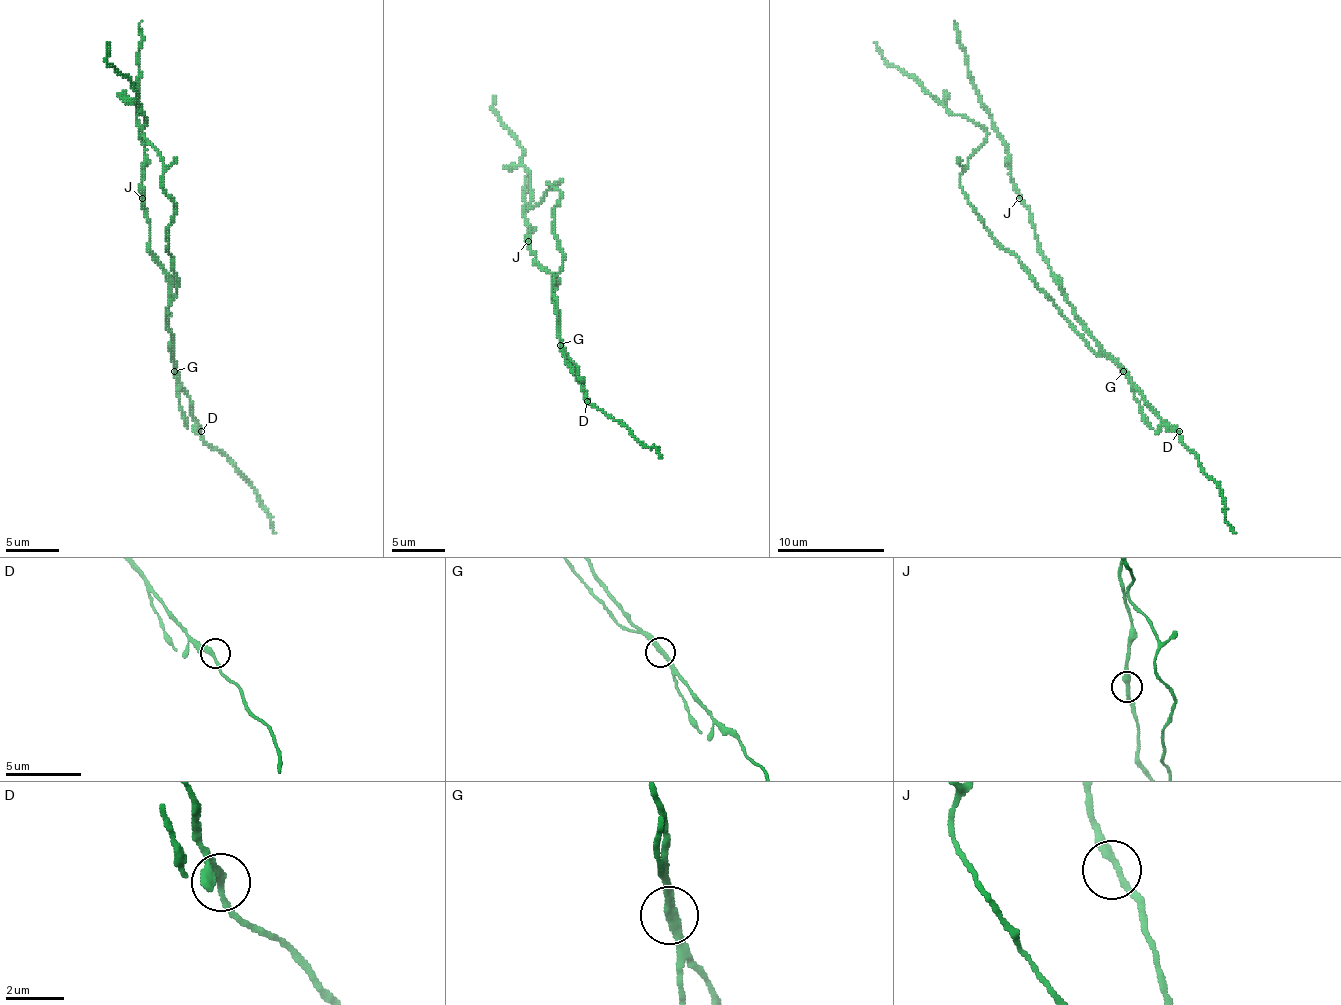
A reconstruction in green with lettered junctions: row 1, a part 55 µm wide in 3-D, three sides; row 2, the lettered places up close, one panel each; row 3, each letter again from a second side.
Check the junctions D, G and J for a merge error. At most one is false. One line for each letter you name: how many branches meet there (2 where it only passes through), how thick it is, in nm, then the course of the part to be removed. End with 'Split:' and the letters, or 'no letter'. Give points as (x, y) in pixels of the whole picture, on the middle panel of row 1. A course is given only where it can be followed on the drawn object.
G: 2 | 260 nm | (560, 345), (552, 297), (562, 265), (560, 192), (549, 182), (530, 208), (530, 171), (493, 109), (495, 96)
Split: G

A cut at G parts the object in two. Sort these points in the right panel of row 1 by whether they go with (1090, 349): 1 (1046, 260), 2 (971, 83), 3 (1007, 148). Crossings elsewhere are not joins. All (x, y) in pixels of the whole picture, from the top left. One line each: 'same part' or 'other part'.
1: other part
2: other part
3: other part

